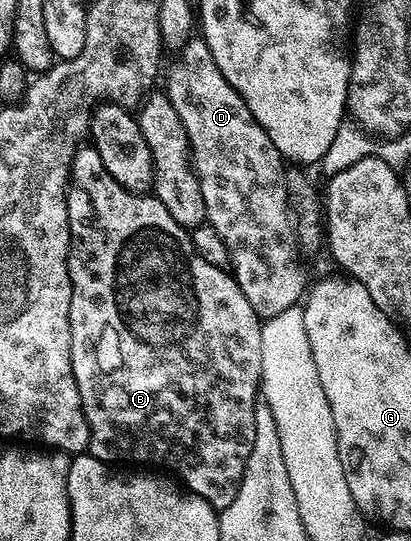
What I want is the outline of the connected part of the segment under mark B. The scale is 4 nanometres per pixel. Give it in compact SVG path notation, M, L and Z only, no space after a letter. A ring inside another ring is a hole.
M81 144L74 152L65 199L69 221L71 276L71 368L75 372L79 400L83 404L83 412L89 425L88 453L110 464L150 462L153 465L150 467L174 470L169 472L176 475L194 494L203 496L203 500L211 503L214 510L225 510L239 492L239 484L245 475L247 456L251 456L251 448L255 448L255 408L259 401L263 368L262 319L258 318L255 308L247 304L247 296L243 296L232 273L228 269L207 263L199 256L190 238L190 231L178 224L175 216L171 216L171 212L163 208L156 196L145 192L132 193L121 187L104 168L99 152L91 144Z

